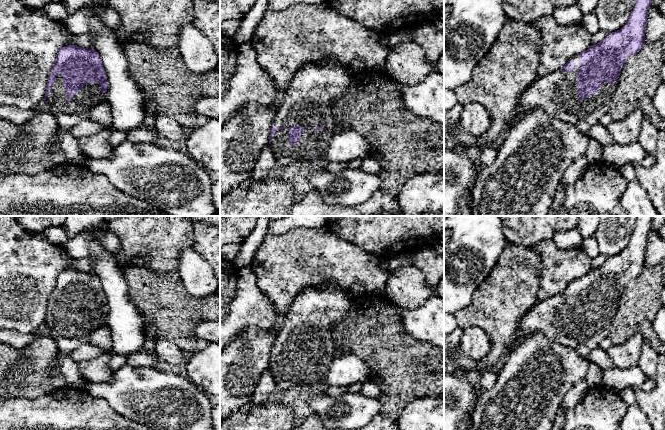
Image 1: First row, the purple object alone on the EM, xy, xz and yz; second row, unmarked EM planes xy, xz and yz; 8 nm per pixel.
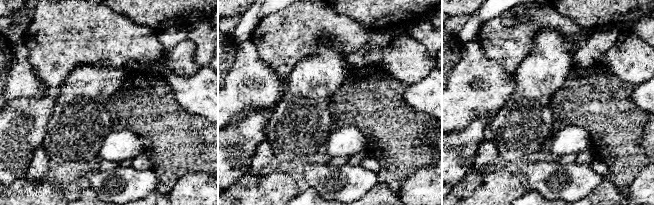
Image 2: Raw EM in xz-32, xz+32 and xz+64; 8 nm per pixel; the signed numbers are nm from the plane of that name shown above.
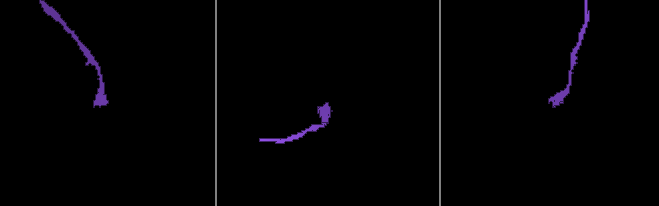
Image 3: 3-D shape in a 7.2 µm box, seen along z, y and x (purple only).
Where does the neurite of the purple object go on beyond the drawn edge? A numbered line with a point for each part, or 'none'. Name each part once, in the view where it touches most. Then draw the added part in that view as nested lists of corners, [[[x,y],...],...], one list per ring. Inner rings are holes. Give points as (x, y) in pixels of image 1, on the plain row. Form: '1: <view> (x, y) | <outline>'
1: xy (67, 338) | [[[61,298],[55,300],[56,306],[52,308],[52,314],[49,316],[45,328],[51,337],[55,340],[58,346],[58,352],[61,356],[61,371],[66,378],[67,386],[83,388],[87,383],[82,377],[78,364],[71,359],[71,353],[74,349],[89,341],[90,335],[99,327],[106,325],[106,318],[100,315],[101,309],[99,307],[87,307],[81,312],[70,325],[67,325],[65,313],[63,310],[63,301]]]

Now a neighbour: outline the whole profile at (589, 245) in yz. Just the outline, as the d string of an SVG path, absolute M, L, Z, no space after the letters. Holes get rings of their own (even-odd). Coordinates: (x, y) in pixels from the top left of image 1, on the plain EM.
M595 237L584 238L580 248L591 258L597 257L599 253L599 246Z

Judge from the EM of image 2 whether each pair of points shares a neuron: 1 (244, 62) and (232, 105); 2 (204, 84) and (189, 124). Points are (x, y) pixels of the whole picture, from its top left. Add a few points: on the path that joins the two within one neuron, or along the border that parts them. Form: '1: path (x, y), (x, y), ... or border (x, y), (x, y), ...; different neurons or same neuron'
1: path (244, 73), (241, 94); same neuron
2: border (185, 110), (207, 120); different neurons

